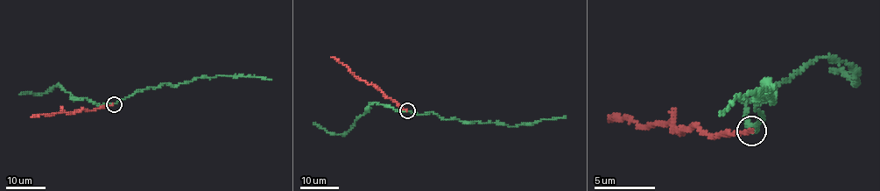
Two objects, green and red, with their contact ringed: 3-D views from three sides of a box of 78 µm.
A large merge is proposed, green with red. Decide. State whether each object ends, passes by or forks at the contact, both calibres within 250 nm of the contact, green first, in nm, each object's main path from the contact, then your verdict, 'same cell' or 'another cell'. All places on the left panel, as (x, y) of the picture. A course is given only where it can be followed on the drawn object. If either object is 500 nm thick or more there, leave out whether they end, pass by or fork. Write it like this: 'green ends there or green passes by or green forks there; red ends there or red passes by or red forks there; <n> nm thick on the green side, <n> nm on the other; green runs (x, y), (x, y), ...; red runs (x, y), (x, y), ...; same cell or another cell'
green passes by; red ends there; 200 nm thick on the green side, 130 nm on the other; green runs (113, 103), (136, 91), (165, 83), (176, 86), (199, 77), (260, 76), (271, 80); red runs (113, 103), (92, 110), (31, 117); another cell

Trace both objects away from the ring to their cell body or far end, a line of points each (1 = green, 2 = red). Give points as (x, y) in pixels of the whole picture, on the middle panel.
1: (407, 110), (421, 115), (431, 112), (444, 119), (469, 123), (503, 123), (511, 127), (566, 116)
2: (407, 110), (381, 90), (360, 80), (331, 57)

